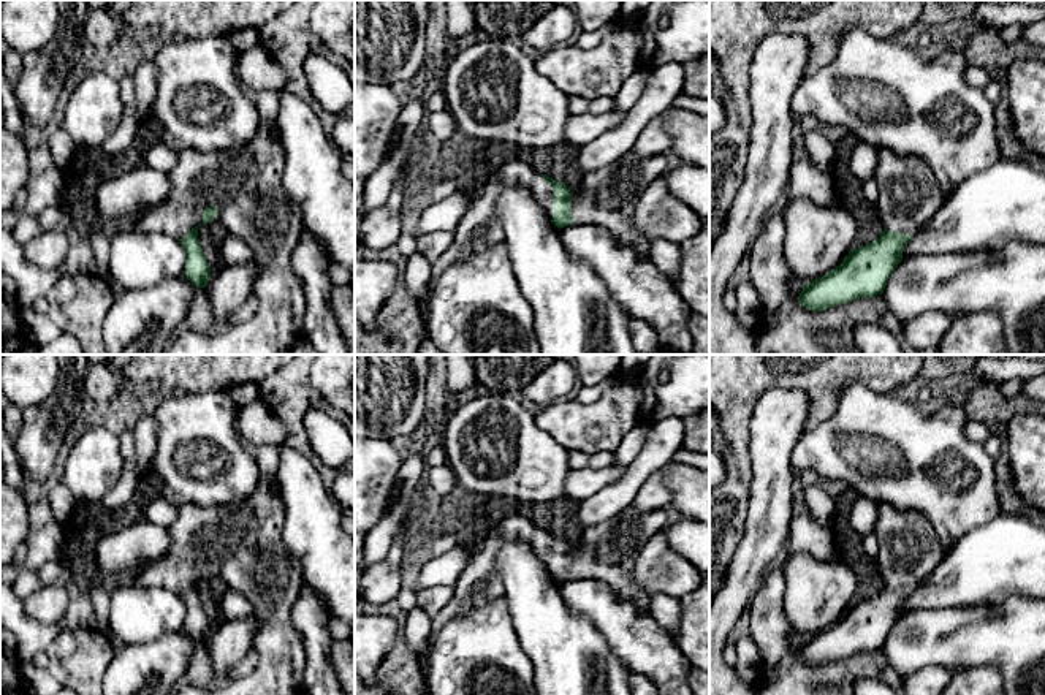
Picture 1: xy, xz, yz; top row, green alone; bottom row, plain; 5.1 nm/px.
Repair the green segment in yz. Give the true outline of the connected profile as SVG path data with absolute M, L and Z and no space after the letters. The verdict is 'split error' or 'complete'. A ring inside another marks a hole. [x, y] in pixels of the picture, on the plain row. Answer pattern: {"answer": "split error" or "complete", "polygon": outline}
{"answer": "split error", "polygon": "M879 503L872 534L879 541L876 568L884 583L880 592L850 605L833 625L804 638L800 660L822 667L882 649L902 616L906 598L945 554L931 522L918 511L899 511L890 503Z"}

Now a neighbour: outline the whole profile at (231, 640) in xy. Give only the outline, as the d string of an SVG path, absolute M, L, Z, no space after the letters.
M249 616L239 621L223 621L207 636L206 646L217 673L226 674L253 648L253 638L260 632L260 622Z

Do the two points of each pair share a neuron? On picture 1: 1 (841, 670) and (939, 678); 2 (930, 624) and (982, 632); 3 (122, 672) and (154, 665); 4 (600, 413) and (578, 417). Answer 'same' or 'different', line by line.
1: different
2: same
3: same
4: same

